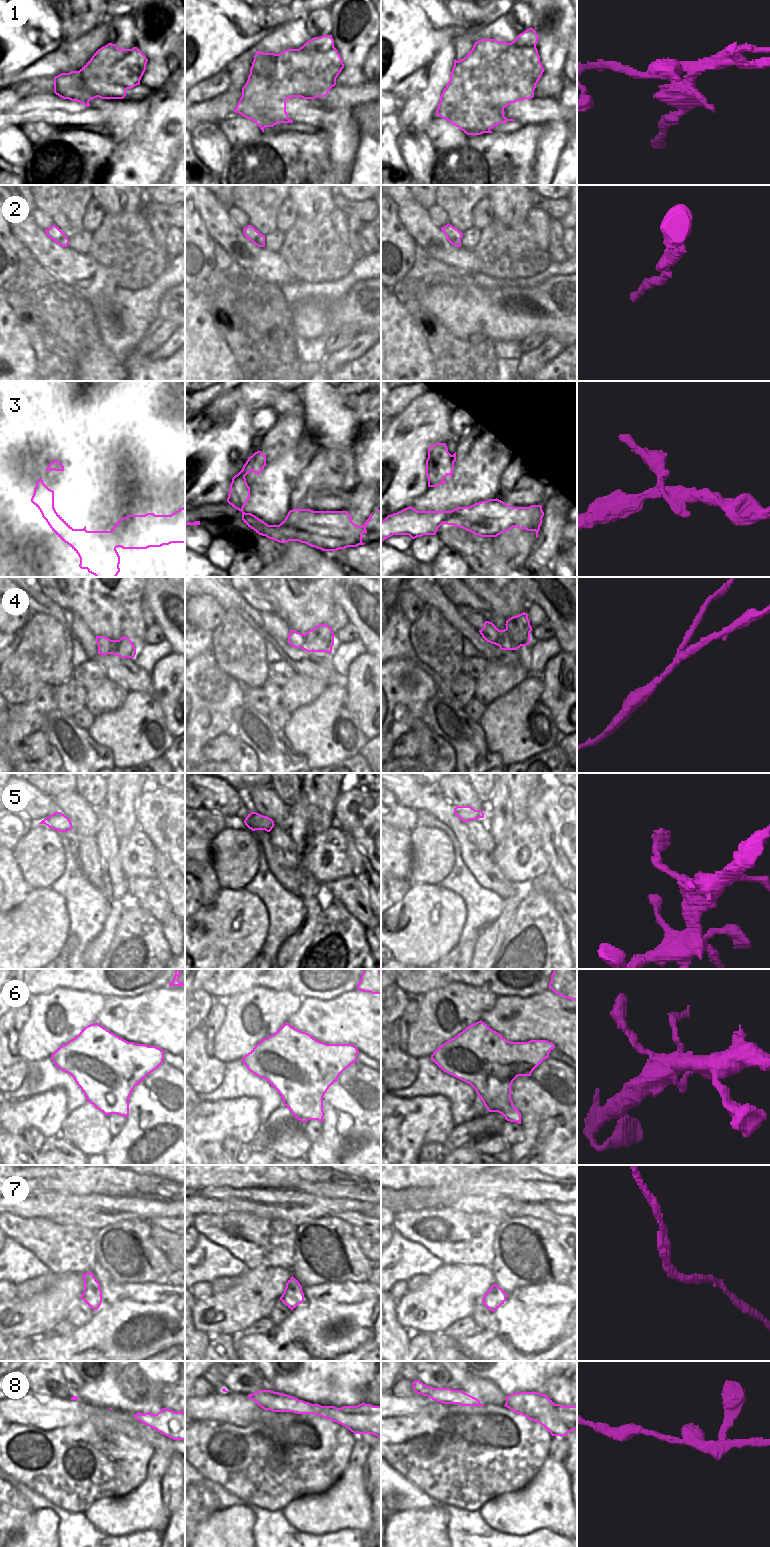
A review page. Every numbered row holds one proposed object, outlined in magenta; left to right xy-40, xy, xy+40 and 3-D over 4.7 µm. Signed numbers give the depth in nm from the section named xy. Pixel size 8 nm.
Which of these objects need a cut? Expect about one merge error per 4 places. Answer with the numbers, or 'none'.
1, 3, 4

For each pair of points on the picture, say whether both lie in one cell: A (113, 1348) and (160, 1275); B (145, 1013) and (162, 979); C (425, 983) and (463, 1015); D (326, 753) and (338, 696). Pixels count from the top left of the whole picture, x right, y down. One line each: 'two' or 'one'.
A: two
B: two
C: two
D: one

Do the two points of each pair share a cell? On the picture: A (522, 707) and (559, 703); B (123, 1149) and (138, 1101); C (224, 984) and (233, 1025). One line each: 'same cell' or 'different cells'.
A: different cells
B: same cell
C: different cells

